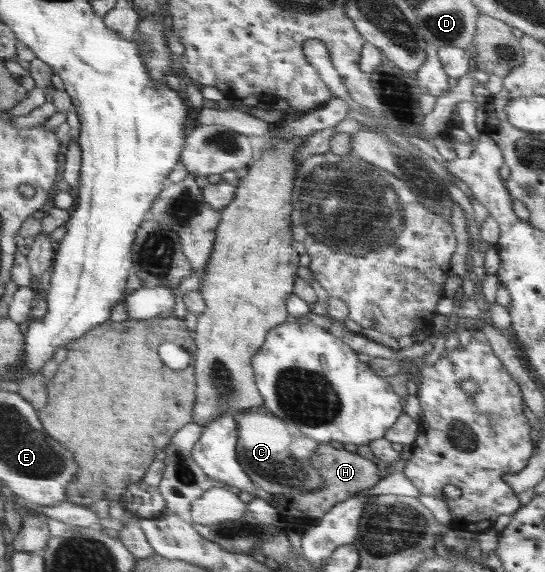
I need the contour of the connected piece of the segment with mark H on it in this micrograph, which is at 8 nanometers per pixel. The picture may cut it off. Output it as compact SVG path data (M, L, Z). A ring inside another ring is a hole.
M321 443L320 447L321 449L317 449L316 453L312 454L311 463L312 467L320 472L321 479L324 481L323 486L304 495L288 497L283 494L273 494L273 500L270 503L275 502L274 508L281 517L323 518L337 503L344 502L363 489L377 486L383 478L382 469L376 460L366 459L357 452L349 452L345 448L333 448L327 443Z

